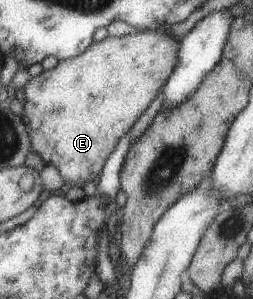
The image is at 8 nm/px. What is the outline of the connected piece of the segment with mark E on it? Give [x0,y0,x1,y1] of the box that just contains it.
[21,30,179,189]

